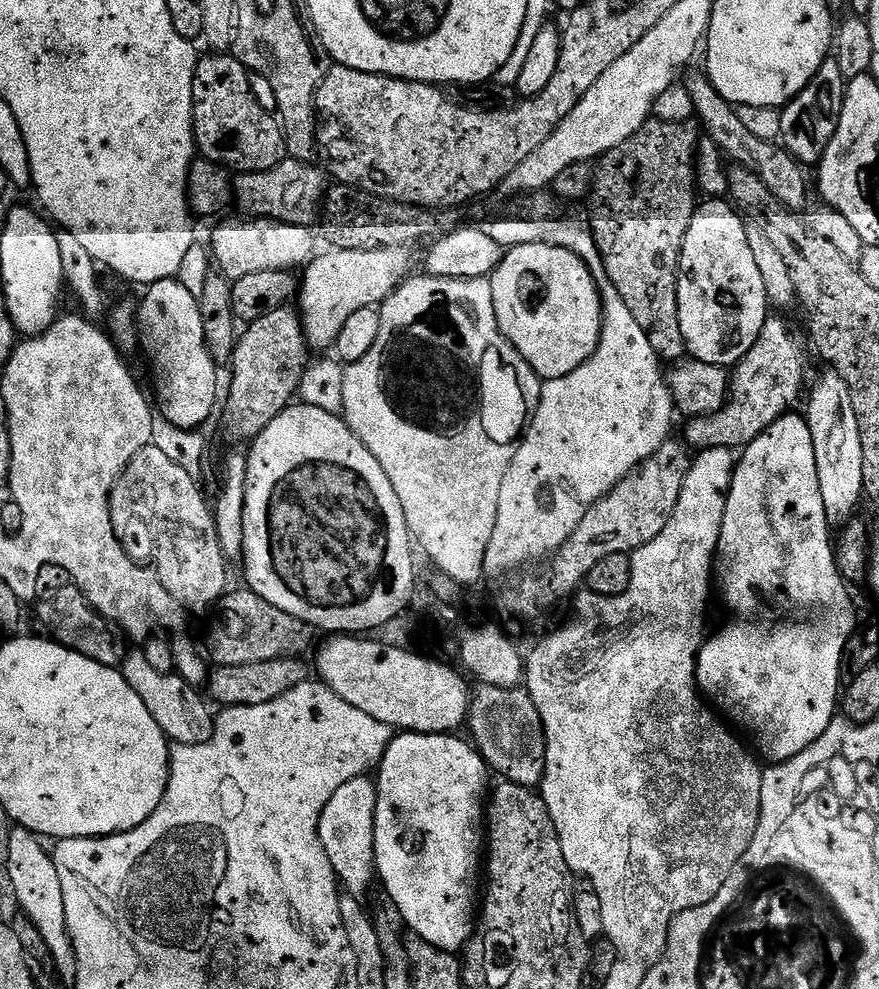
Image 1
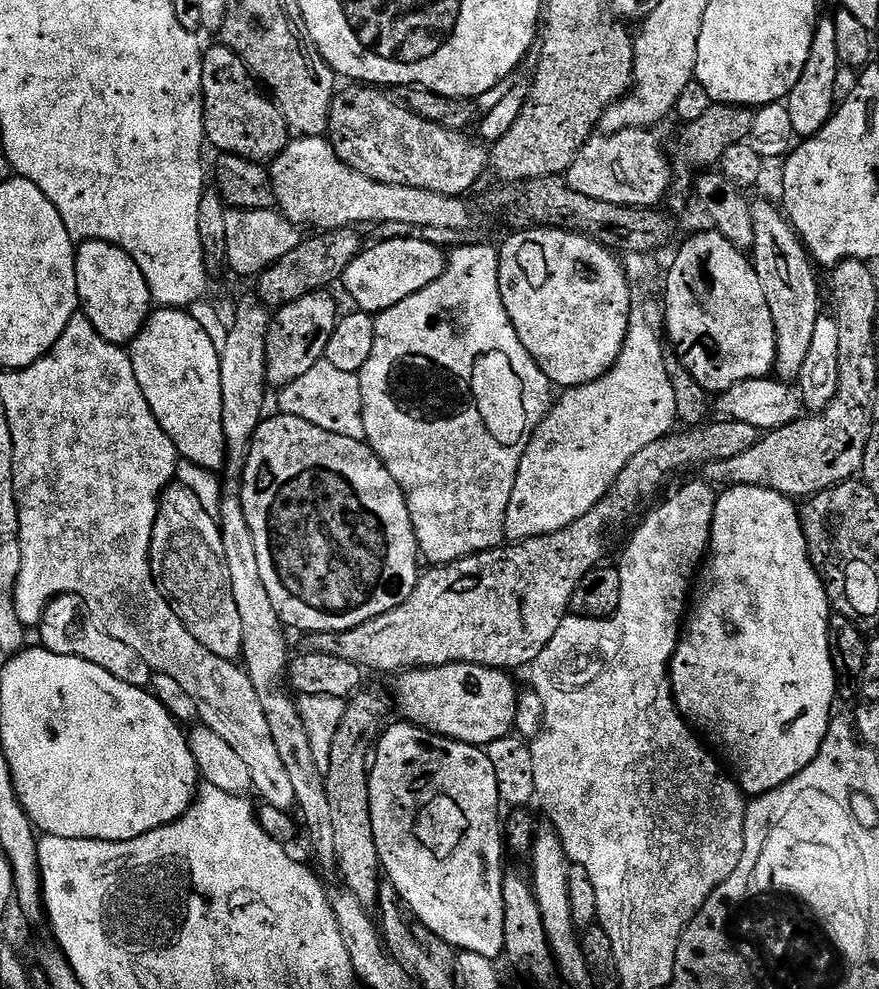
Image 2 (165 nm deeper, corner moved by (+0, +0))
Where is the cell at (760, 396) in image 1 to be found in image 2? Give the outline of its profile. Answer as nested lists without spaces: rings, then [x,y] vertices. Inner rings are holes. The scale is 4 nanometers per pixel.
[[[760,200],[751,205],[752,207],[752,222],[754,224],[754,230],[752,231],[752,246],[750,249],[750,259],[752,261],[752,267],[755,268],[758,274],[758,282],[762,282],[762,294],[766,294],[766,302],[770,306],[770,314],[774,318],[774,330],[776,331],[776,366],[774,369],[775,375],[784,382],[796,382],[799,381],[800,371],[802,370],[802,362],[806,362],[806,353],[810,348],[810,341],[814,336],[814,322],[822,314],[822,308],[820,308],[820,288],[822,292],[822,284],[816,281],[817,269],[814,267],[813,261],[808,255],[807,248],[804,247],[799,236],[796,235],[796,229],[792,227],[788,222],[787,215],[779,207],[776,208],[768,200]]]

